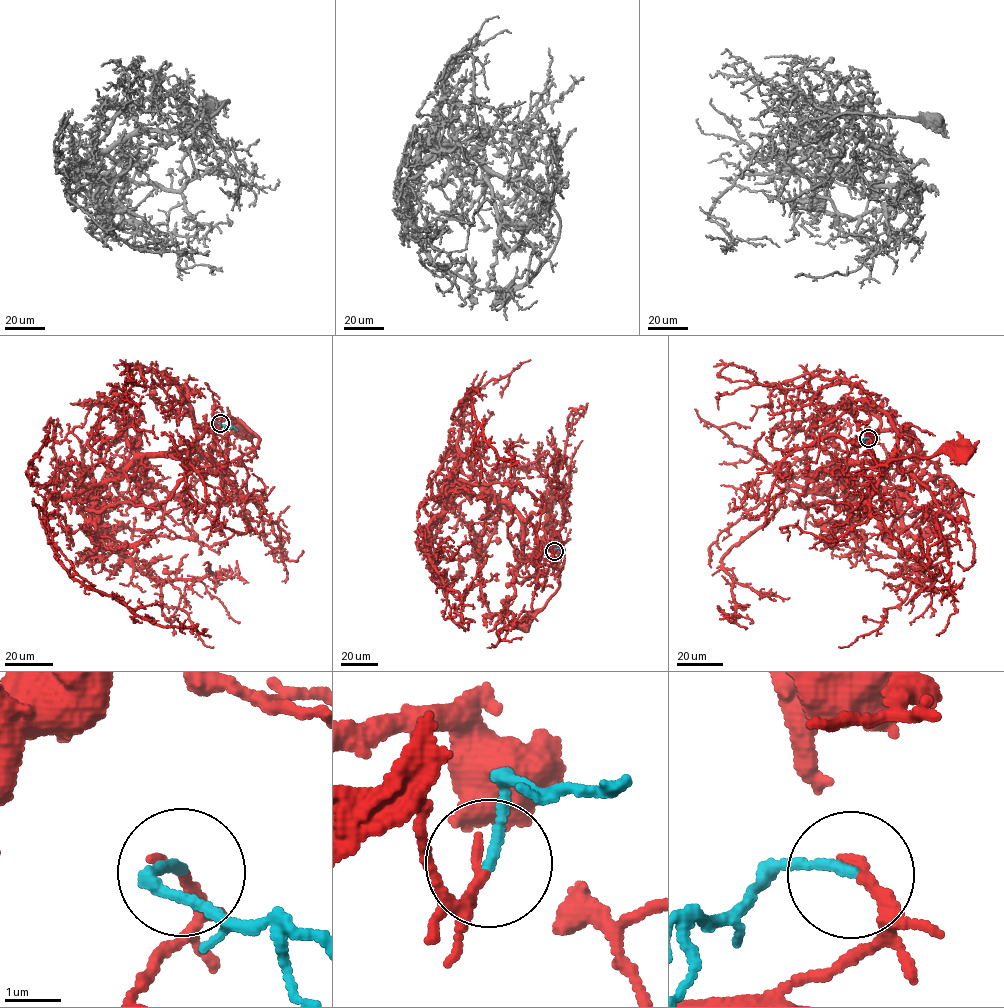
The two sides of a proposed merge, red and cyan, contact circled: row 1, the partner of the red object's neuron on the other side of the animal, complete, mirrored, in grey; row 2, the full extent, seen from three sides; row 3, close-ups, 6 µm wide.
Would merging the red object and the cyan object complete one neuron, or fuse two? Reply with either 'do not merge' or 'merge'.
merge

